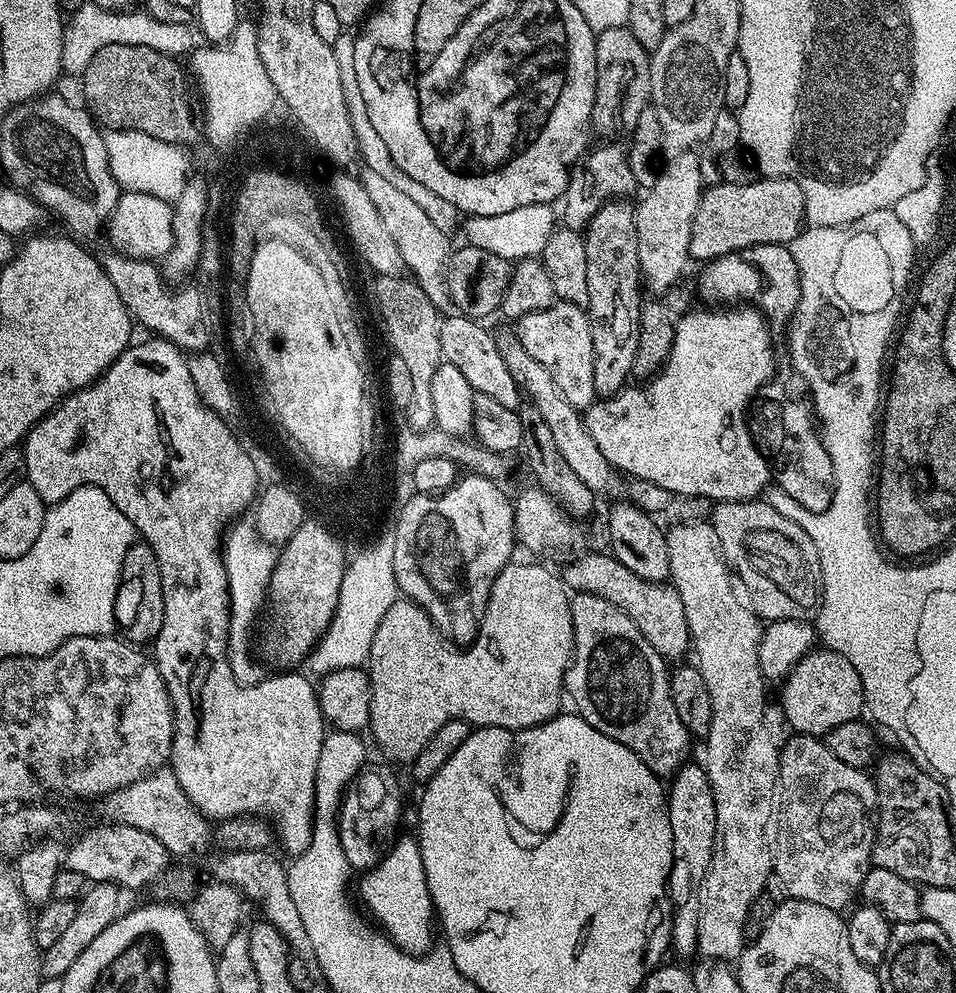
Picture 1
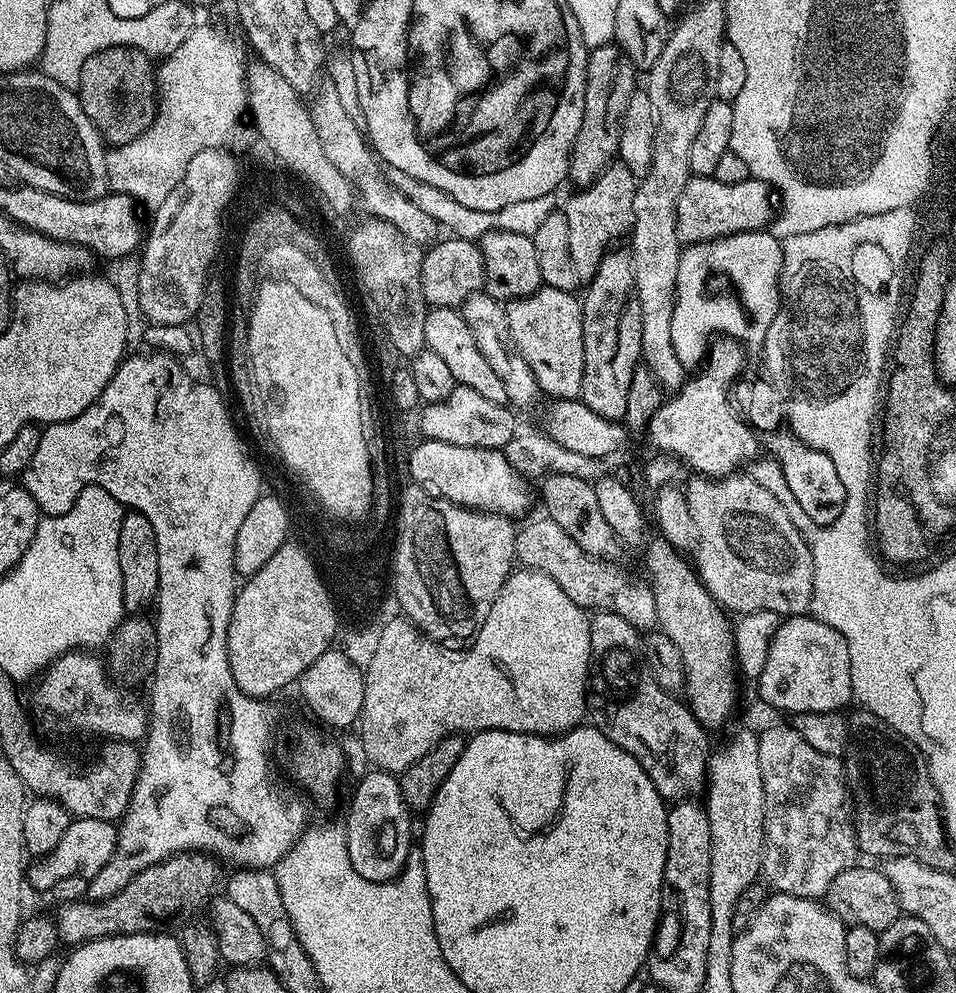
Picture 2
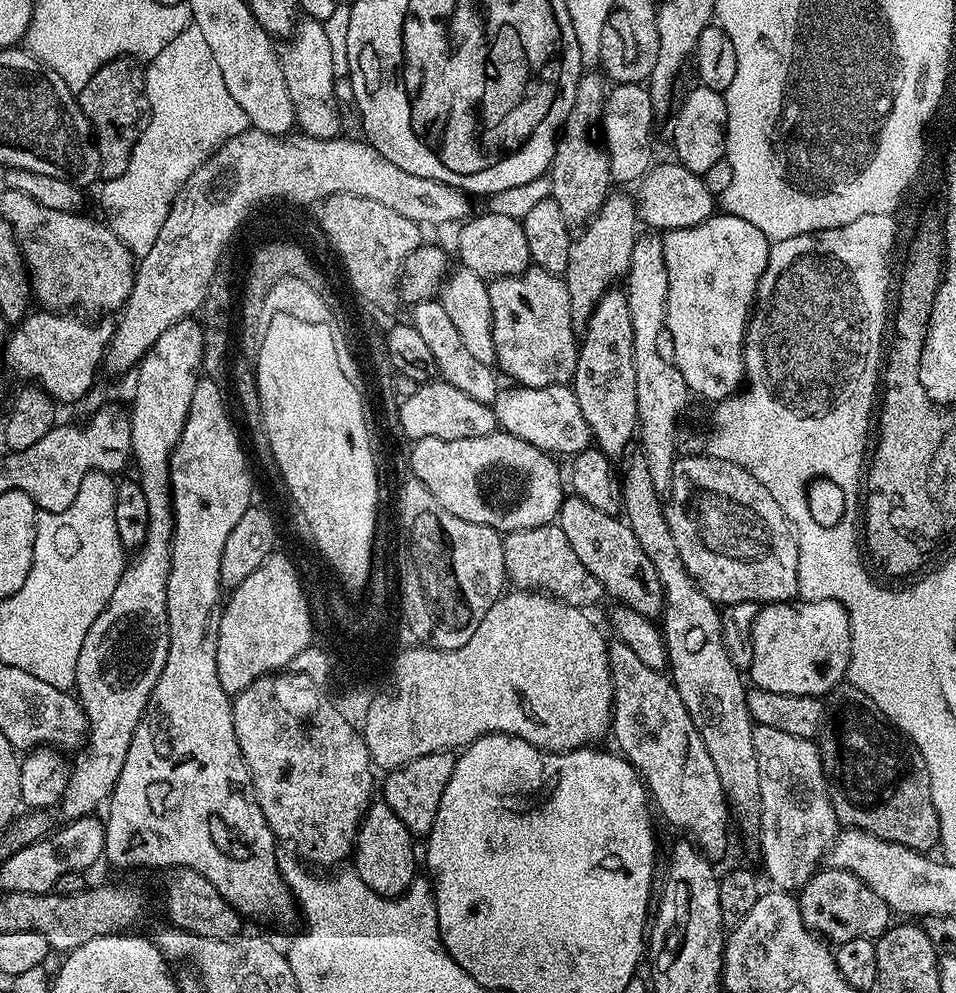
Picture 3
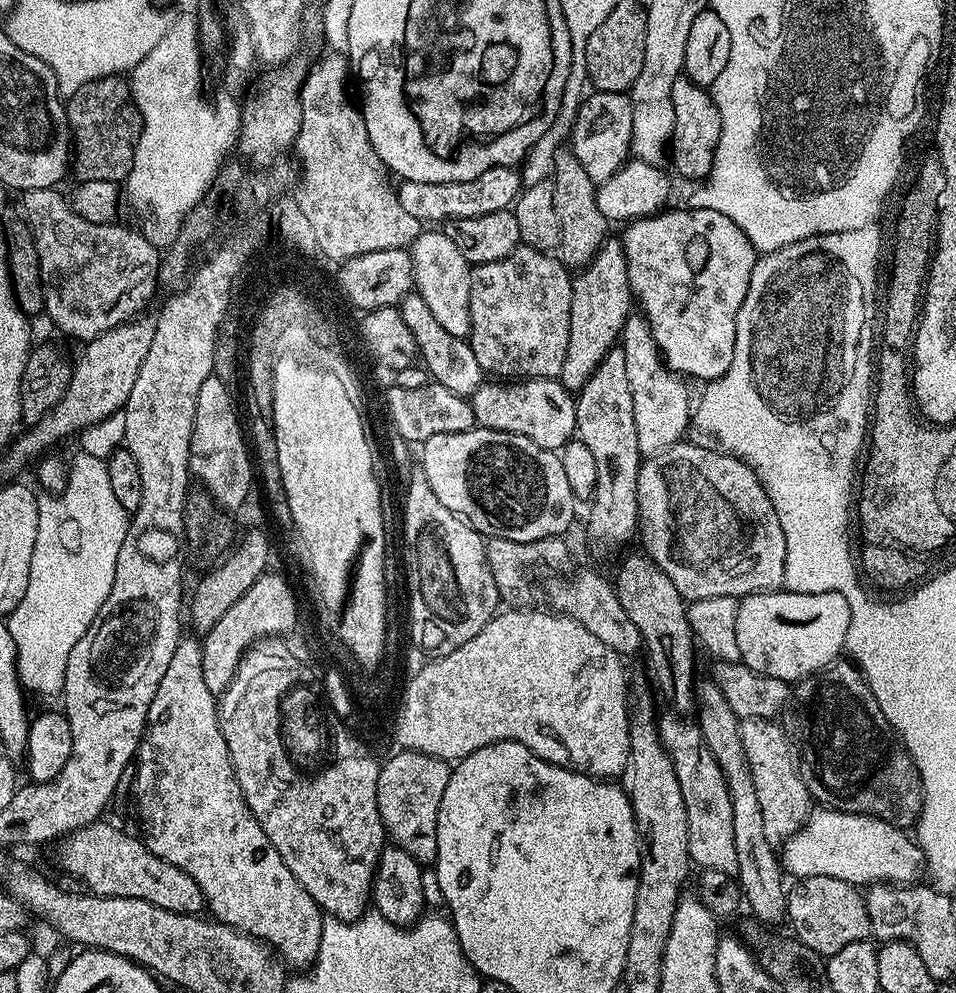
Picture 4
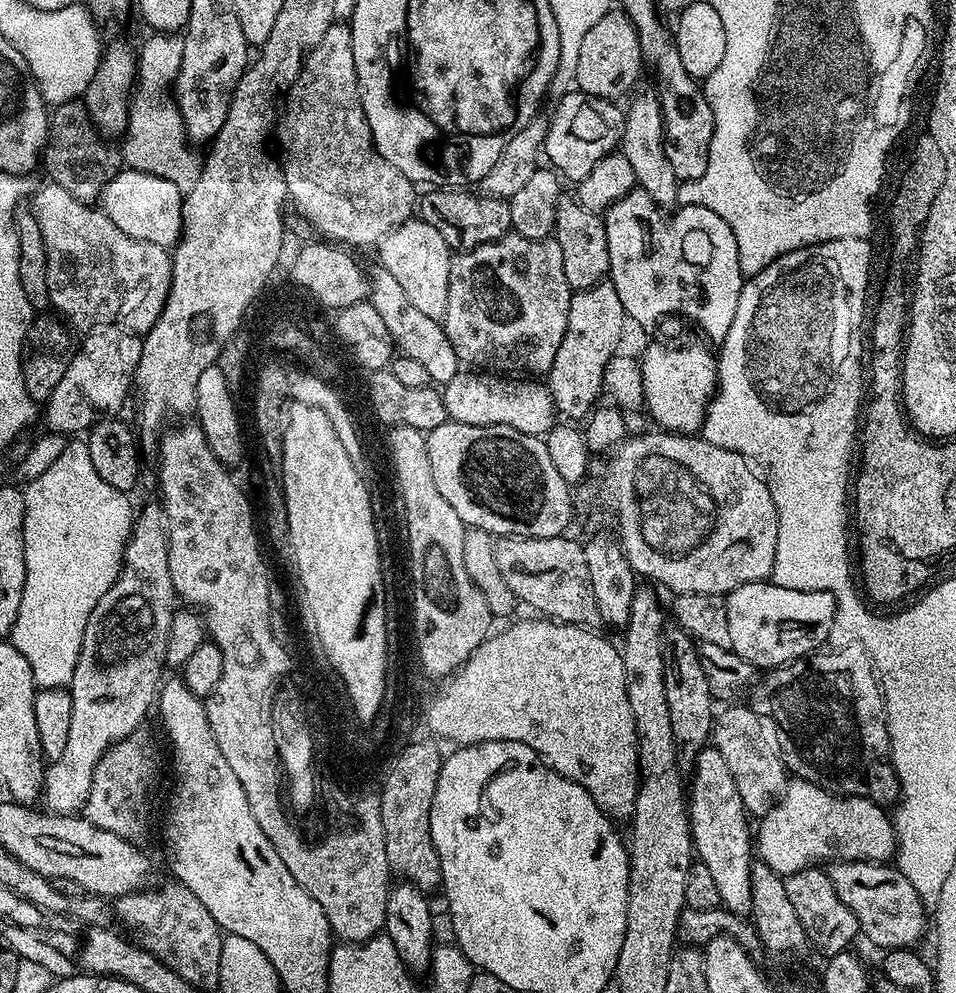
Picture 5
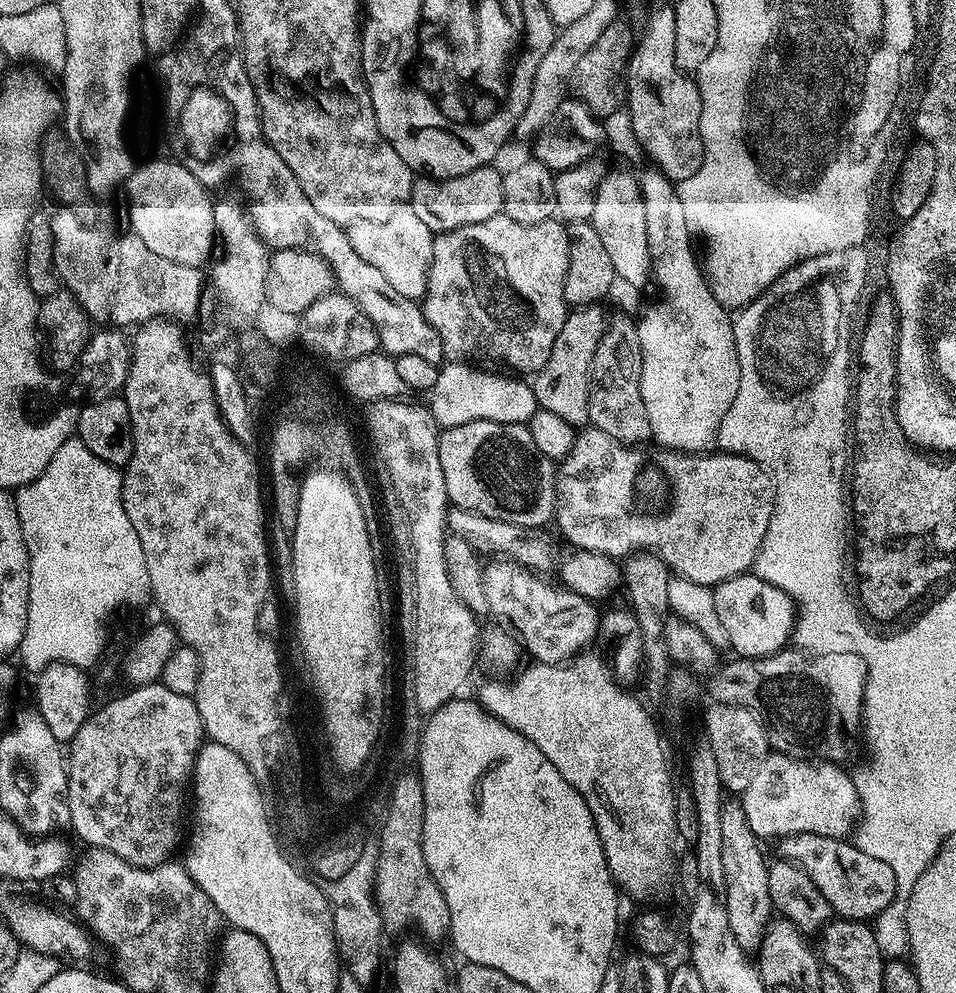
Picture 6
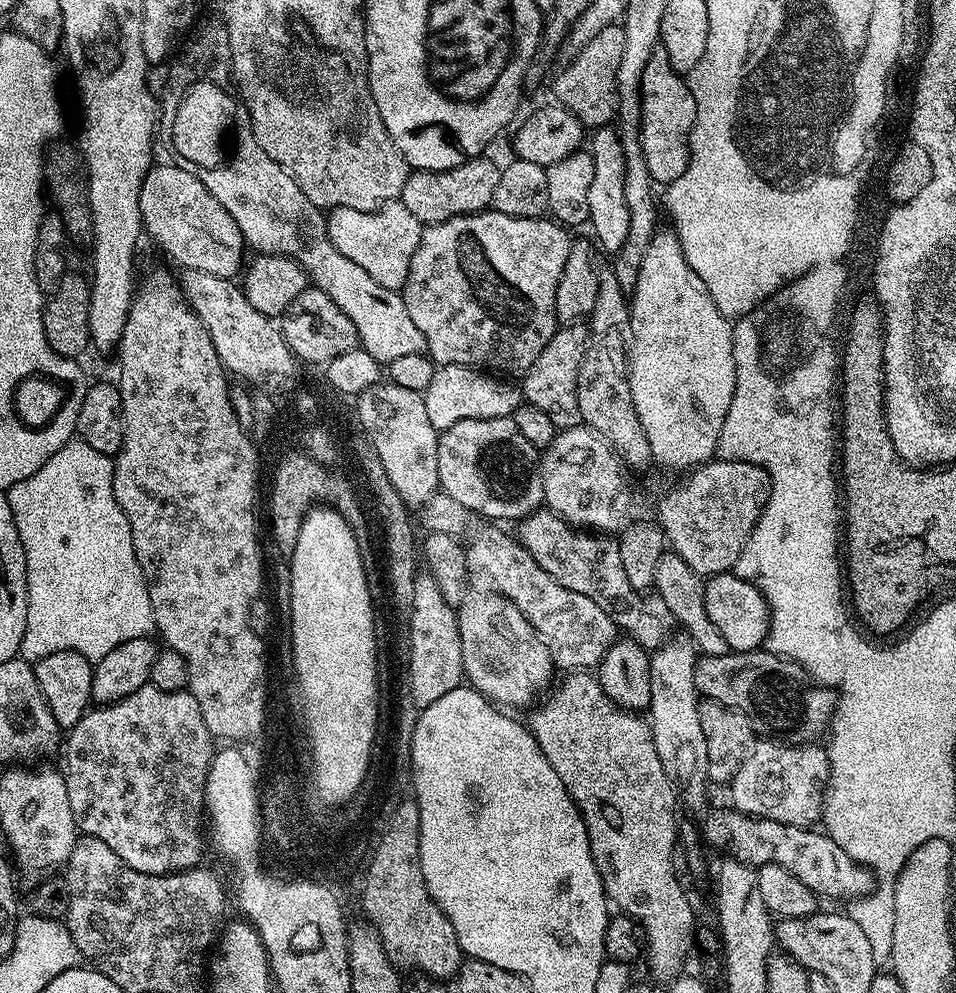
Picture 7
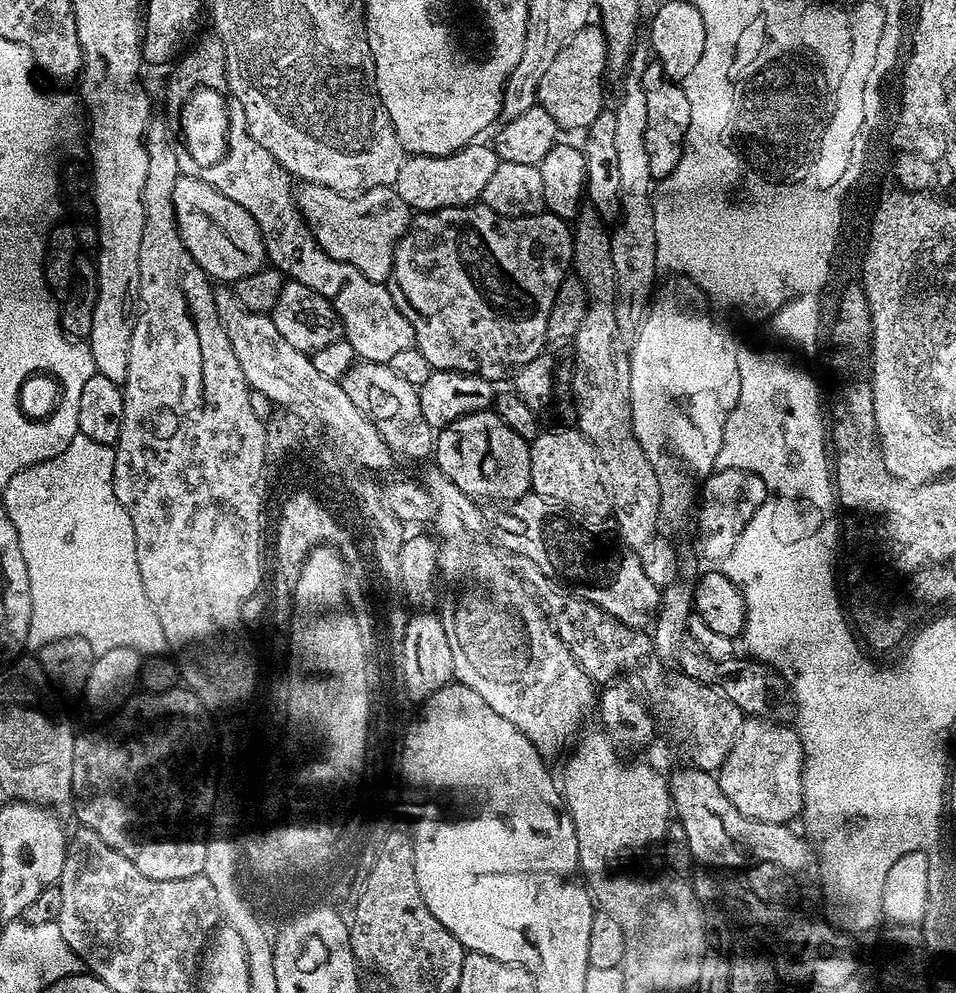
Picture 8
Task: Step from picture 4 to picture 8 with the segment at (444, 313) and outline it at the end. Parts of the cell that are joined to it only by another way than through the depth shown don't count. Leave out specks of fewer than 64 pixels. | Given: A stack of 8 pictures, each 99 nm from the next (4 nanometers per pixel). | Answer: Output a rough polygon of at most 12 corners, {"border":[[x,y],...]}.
{"border":[[395,187],[294,195],[330,258],[391,277],[410,209]]}

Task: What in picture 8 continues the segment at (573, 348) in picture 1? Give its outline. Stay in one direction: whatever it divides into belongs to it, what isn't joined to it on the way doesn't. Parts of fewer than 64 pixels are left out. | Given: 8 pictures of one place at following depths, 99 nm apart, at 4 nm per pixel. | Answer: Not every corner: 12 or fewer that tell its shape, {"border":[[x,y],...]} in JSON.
{"border":[[421,212],[386,287],[438,372],[545,351],[572,228]]}

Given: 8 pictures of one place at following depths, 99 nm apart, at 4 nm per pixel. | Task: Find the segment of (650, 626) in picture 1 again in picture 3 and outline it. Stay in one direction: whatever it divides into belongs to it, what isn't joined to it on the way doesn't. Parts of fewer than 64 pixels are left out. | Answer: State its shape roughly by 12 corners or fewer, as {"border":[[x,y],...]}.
{"border":[[556,522],[507,533],[517,589],[592,610],[606,596]]}

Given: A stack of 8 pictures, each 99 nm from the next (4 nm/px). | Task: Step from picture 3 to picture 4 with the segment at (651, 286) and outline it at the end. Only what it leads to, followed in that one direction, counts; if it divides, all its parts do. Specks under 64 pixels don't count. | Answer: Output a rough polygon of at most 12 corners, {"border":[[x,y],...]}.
{"border":[[643,314],[618,346],[641,457],[685,439],[688,388],[664,362]]}

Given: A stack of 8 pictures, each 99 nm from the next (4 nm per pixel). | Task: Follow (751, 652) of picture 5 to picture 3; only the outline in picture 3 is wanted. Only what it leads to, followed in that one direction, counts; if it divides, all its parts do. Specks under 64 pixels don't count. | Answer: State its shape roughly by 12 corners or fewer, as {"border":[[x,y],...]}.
{"border":[[793,598],[754,618],[751,683],[824,698],[847,677],[836,600]]}

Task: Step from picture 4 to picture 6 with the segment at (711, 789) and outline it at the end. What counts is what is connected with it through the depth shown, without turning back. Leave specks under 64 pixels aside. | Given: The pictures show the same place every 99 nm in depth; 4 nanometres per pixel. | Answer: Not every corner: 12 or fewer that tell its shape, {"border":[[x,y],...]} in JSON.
{"border":[[739,799],[722,810],[726,915],[759,949],[774,909],[760,837]]}

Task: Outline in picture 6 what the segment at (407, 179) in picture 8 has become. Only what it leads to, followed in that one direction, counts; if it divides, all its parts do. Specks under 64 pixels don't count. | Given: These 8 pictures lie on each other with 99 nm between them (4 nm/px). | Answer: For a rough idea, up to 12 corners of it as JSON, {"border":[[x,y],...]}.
{"border":[[496,166],[412,181],[410,207],[434,234],[504,211]]}

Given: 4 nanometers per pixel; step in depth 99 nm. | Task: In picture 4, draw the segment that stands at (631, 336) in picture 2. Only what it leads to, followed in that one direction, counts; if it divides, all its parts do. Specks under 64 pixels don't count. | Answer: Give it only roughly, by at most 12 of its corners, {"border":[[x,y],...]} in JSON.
{"border":[[612,347],[576,401],[576,436],[598,482],[600,548],[640,523],[638,429],[626,354]]}

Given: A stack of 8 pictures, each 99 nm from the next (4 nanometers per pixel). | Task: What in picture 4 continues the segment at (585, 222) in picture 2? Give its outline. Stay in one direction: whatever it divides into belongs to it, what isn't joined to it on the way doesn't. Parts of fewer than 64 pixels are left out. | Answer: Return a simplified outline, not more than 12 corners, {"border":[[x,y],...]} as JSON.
{"border":[[624,245],[575,273],[566,358],[576,394],[617,345],[634,297]]}

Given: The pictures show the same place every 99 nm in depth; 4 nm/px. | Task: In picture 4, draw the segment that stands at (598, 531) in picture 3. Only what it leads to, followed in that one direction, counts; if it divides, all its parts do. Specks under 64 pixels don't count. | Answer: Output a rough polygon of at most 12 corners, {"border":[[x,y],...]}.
{"border":[[645,553],[614,575],[659,695],[695,707],[687,601]]}

